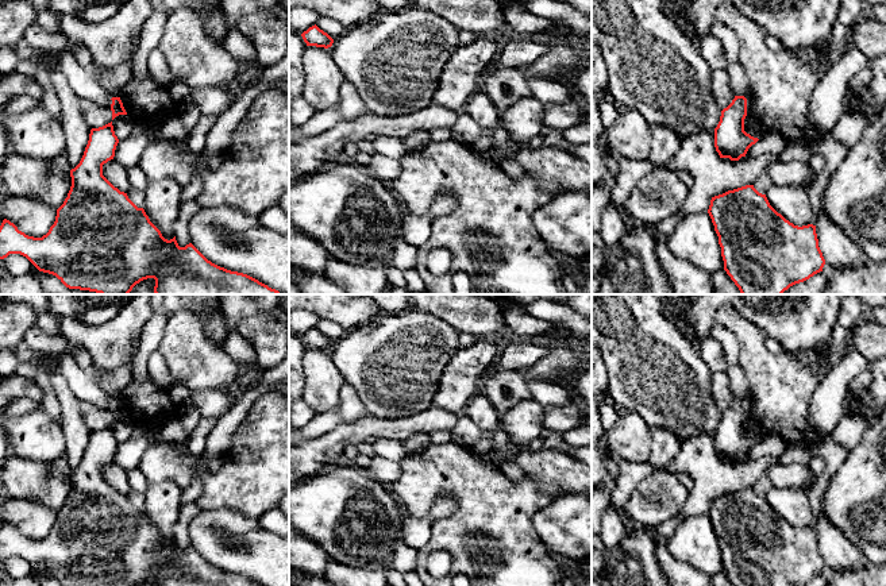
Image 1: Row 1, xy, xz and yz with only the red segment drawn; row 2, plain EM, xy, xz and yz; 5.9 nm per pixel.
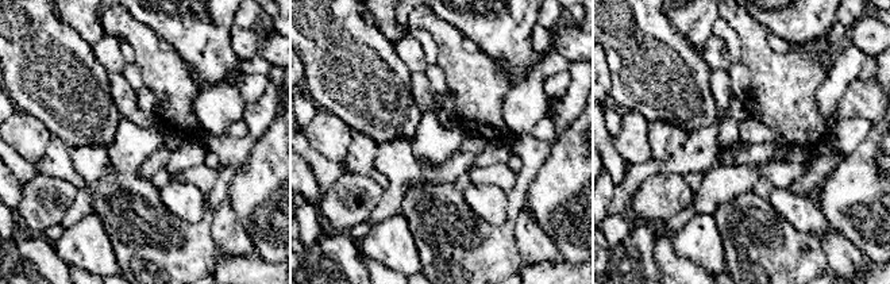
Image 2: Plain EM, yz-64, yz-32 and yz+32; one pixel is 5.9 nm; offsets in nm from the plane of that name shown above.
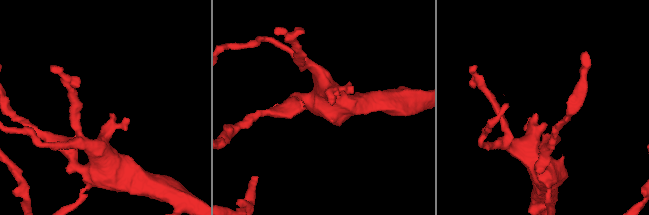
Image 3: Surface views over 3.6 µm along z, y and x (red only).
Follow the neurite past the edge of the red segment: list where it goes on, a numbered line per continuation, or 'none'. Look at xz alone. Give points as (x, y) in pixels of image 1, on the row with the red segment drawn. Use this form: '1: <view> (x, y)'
none

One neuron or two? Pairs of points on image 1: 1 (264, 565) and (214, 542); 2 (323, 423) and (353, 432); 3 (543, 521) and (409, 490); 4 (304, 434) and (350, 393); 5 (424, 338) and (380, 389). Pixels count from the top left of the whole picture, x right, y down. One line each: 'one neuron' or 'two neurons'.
1: one neuron
2: two neurons
3: two neurons
4: one neuron
5: one neuron

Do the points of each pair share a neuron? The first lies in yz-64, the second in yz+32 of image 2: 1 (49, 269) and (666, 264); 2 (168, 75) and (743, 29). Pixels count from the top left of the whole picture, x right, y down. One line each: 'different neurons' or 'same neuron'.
1: different neurons
2: same neuron

